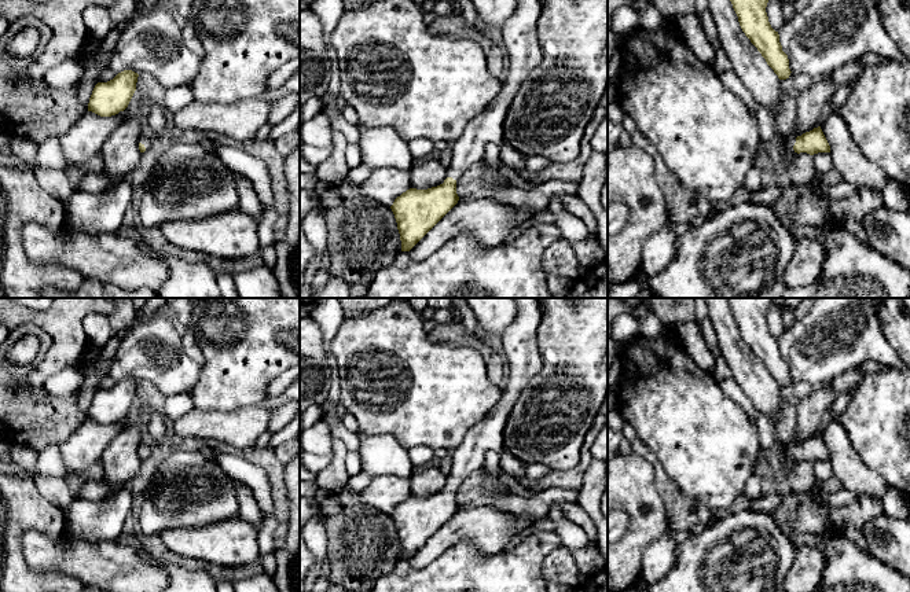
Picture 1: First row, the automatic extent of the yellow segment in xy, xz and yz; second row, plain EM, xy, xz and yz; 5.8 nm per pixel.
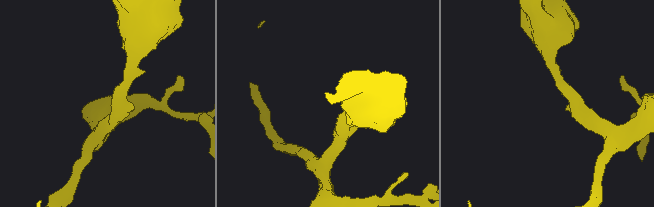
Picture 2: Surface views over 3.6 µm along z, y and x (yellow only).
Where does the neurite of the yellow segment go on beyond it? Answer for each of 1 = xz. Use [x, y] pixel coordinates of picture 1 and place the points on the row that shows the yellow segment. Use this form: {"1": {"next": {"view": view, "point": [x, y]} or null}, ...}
{"1": {"next": {"view": "xz", "point": [518, 35]}}}

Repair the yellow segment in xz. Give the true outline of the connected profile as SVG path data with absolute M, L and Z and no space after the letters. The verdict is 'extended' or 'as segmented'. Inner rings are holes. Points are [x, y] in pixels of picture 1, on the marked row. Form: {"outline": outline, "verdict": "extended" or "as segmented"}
{"outline": "M517 0L515 14L500 29L504 52L509 55L510 67L503 77L503 87L499 95L465 128L462 135L450 144L452 161L448 168L447 179L443 184L428 190L410 188L397 196L390 206L400 234L401 251L410 251L459 201L456 181L460 174L471 165L481 162L484 148L488 143L502 143L503 122L522 82L528 74L542 60L536 26L542 12L540 0Z", "verdict": "extended"}

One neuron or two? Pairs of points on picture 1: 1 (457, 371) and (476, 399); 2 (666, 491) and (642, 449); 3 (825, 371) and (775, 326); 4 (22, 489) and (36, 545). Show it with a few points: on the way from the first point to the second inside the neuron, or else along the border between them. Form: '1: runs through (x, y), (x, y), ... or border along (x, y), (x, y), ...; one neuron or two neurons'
1: runs through (457, 378), (469, 392); one neuron
2: runs through (663, 481), (652, 459); one neuron
3: border along (785, 328), (778, 339); two neurons
4: border along (63, 536), (51, 539), (28, 530), (24, 559); two neurons

